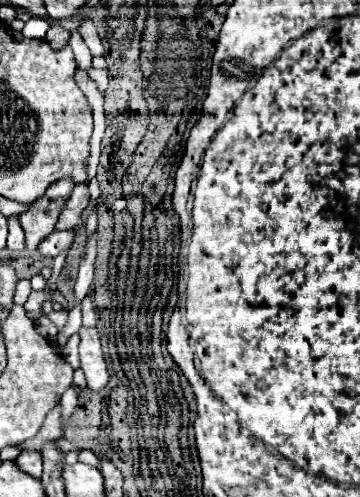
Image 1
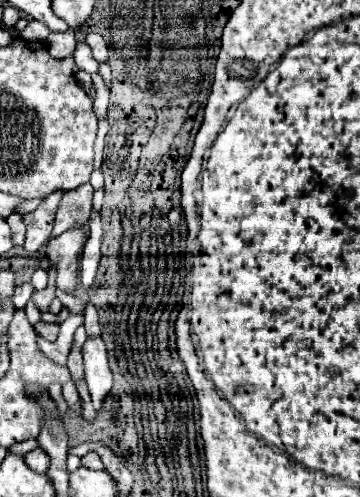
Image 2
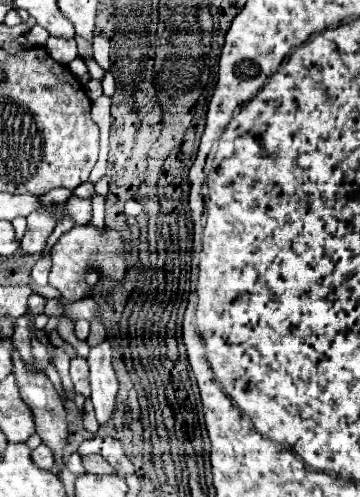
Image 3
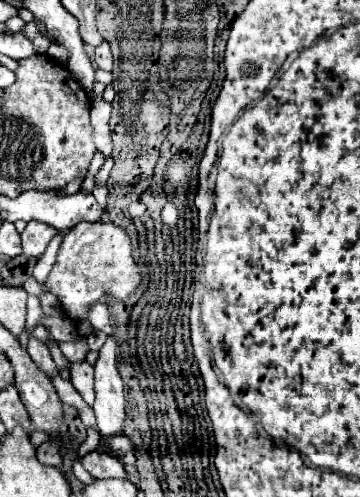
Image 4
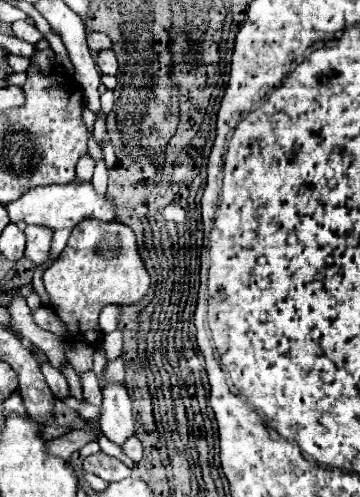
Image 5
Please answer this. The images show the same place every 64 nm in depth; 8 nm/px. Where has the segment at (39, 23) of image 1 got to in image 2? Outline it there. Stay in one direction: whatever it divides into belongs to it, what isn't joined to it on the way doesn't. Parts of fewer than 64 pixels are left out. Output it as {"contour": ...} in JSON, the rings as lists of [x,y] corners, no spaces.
{"contour":[[[32,20],[21,32],[21,38],[26,40],[26,42],[44,42],[49,33],[50,30],[45,24],[42,24],[42,22],[38,22],[37,20]]]}

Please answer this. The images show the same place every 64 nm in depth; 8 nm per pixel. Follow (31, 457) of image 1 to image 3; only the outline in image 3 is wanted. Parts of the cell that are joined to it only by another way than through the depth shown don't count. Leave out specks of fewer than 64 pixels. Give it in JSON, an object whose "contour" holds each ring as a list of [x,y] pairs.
{"contour":[[[40,444],[36,450],[32,450],[32,460],[36,462],[38,468],[44,468],[44,470],[52,470],[56,462],[52,456],[52,450],[46,444]]]}

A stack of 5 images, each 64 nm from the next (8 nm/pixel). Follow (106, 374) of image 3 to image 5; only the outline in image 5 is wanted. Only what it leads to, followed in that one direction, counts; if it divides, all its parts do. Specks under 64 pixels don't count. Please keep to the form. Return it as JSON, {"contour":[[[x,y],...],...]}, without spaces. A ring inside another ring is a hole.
{"contour":[[[114,330],[114,332],[110,332],[106,338],[104,338],[104,342],[102,342],[102,348],[106,350],[106,356],[108,356],[108,362],[110,360],[114,360],[114,358],[118,358],[118,356],[122,356],[122,346],[124,342],[122,342],[122,330]],[[104,378],[102,388],[102,432],[104,436],[114,442],[118,448],[136,432],[136,420],[132,416],[132,400],[122,384],[110,384]]]}

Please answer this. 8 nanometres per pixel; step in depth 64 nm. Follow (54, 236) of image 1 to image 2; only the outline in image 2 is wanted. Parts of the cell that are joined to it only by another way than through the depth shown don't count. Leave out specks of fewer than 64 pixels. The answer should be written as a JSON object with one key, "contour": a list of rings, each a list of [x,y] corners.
{"contour":[[[72,228],[50,240],[46,246],[46,254],[52,260],[52,266],[56,266],[56,288],[64,290],[66,294],[74,294],[76,290],[78,260],[88,238],[90,232],[84,228]]]}

